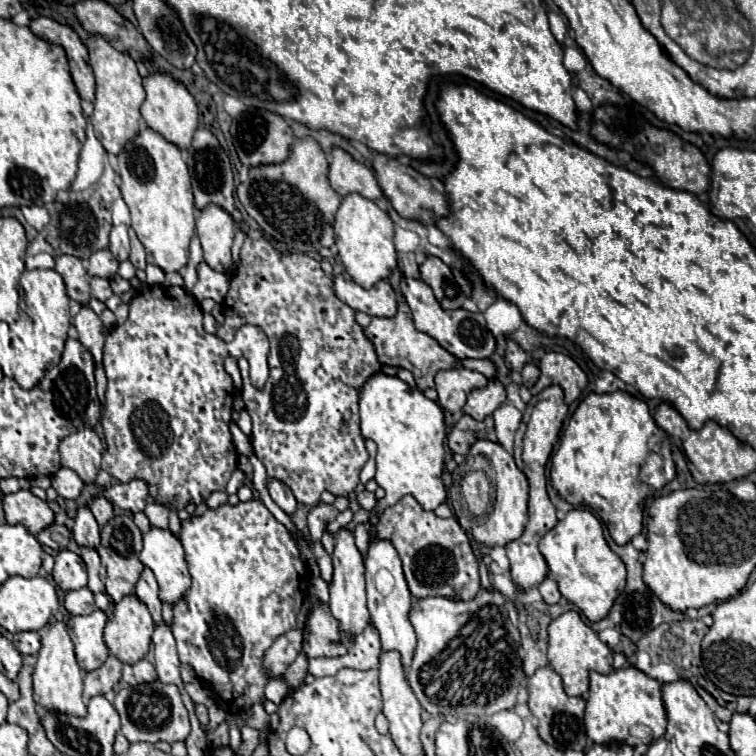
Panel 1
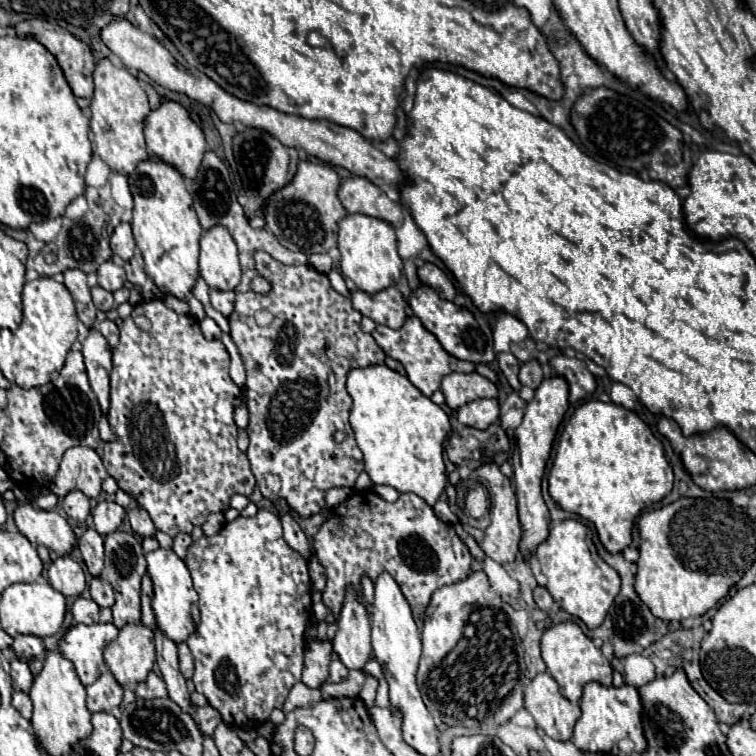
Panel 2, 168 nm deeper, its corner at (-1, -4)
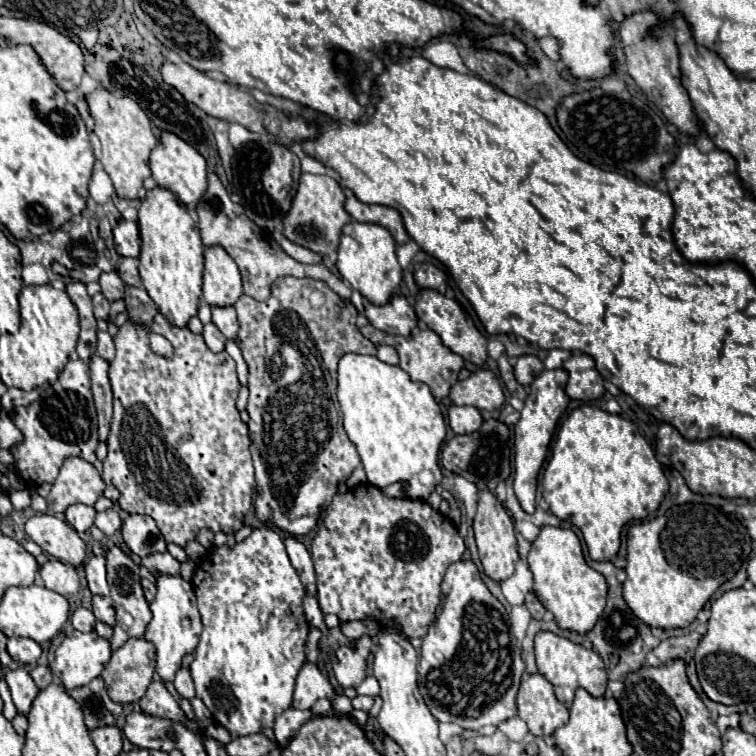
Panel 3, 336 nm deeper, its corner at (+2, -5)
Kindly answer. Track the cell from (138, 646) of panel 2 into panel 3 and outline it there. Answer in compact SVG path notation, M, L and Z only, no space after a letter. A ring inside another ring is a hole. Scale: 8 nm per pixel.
M144 637L128 639L120 649L112 651L112 659L102 671L108 695L116 703L138 701L156 669L156 649Z

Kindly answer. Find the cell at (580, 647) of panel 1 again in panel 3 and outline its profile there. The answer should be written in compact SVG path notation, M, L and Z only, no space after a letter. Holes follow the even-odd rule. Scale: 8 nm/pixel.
M540 631L536 635L536 665L538 671L554 685L556 697L570 707L572 699L574 699L574 691L578 687L586 689L590 695L594 697L602 697L606 691L606 683L608 683L608 675L604 669L604 661L600 659L600 655L592 649L584 649L582 645L572 643L566 637L560 637L552 631Z

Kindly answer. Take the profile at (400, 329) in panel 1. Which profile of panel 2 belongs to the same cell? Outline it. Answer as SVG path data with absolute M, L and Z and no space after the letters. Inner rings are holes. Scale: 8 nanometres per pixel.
M417 316L407 318L403 328L399 328L399 330L393 330L389 326L377 326L375 332L373 332L373 338L387 356L391 356L391 358L395 358L395 360L399 360L403 364L411 384L417 386L425 396L431 396L435 390L439 390L443 376L447 376L453 371L462 373L475 372L473 362L462 361L451 356L451 354L447 354L443 350L443 346L439 344L439 340L429 330L423 328L423 324L421 324L421 320Z

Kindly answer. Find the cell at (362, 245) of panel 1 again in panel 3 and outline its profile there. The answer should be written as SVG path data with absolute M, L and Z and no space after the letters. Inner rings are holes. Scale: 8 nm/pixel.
M350 221L342 227L336 267L342 279L348 281L352 289L360 291L372 303L386 303L402 281L402 267L396 259L394 239L386 227L374 223Z

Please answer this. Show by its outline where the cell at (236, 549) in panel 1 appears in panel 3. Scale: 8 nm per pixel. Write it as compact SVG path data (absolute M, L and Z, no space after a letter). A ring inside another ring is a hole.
M262 525L234 547L212 547L196 567L192 585L204 625L198 647L194 649L194 661L190 663L196 697L210 709L212 719L236 737L272 727L274 719L292 705L296 675L306 661L304 643L310 629L302 605L306 589L288 559L282 537L270 525Z

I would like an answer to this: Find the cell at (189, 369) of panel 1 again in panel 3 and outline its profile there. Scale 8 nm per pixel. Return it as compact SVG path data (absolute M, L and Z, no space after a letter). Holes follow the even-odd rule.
M160 311L152 325L126 321L114 337L114 345L116 357L110 361L114 417L106 441L108 455L104 459L102 479L106 485L112 483L120 491L120 509L152 517L166 543L176 543L180 547L194 539L204 527L214 533L238 531L242 527L244 513L252 505L256 479L250 457L248 427L240 421L240 413L236 409L240 383L234 359L226 351L210 351L202 335L192 333L188 327L174 327ZM150 333L160 333L172 343L172 357L156 355L150 349Z

